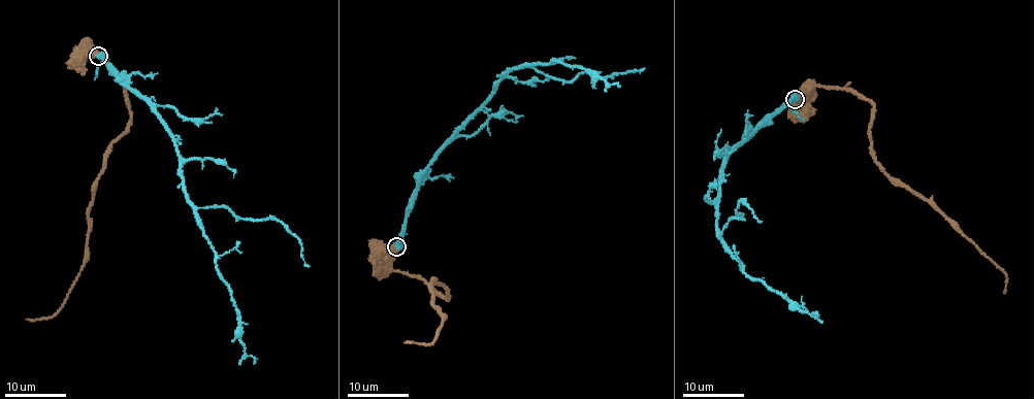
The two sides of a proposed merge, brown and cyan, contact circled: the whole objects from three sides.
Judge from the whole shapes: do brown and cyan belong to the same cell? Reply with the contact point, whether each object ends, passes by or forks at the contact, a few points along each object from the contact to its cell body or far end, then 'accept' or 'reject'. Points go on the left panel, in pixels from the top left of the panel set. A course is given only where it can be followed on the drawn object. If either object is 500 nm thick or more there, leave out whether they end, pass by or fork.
(98, 56) | brown via (98, 56), (124, 90), (129, 130), (98, 177), (76, 279), (55, 313), (26, 320) | cyan via (98, 56), (118, 81), (149, 102), (174, 142), (185, 198), (215, 253), (239, 316), (237, 337), (254, 364) | reject

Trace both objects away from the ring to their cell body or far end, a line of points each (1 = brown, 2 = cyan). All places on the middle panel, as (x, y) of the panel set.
1: (396, 246), (393, 270), (447, 298), (449, 291), (431, 283), (444, 321), (431, 343), (404, 342)
2: (396, 246), (418, 178), (507, 69), (525, 62), (549, 64), (551, 59), (578, 66), (618, 86)

